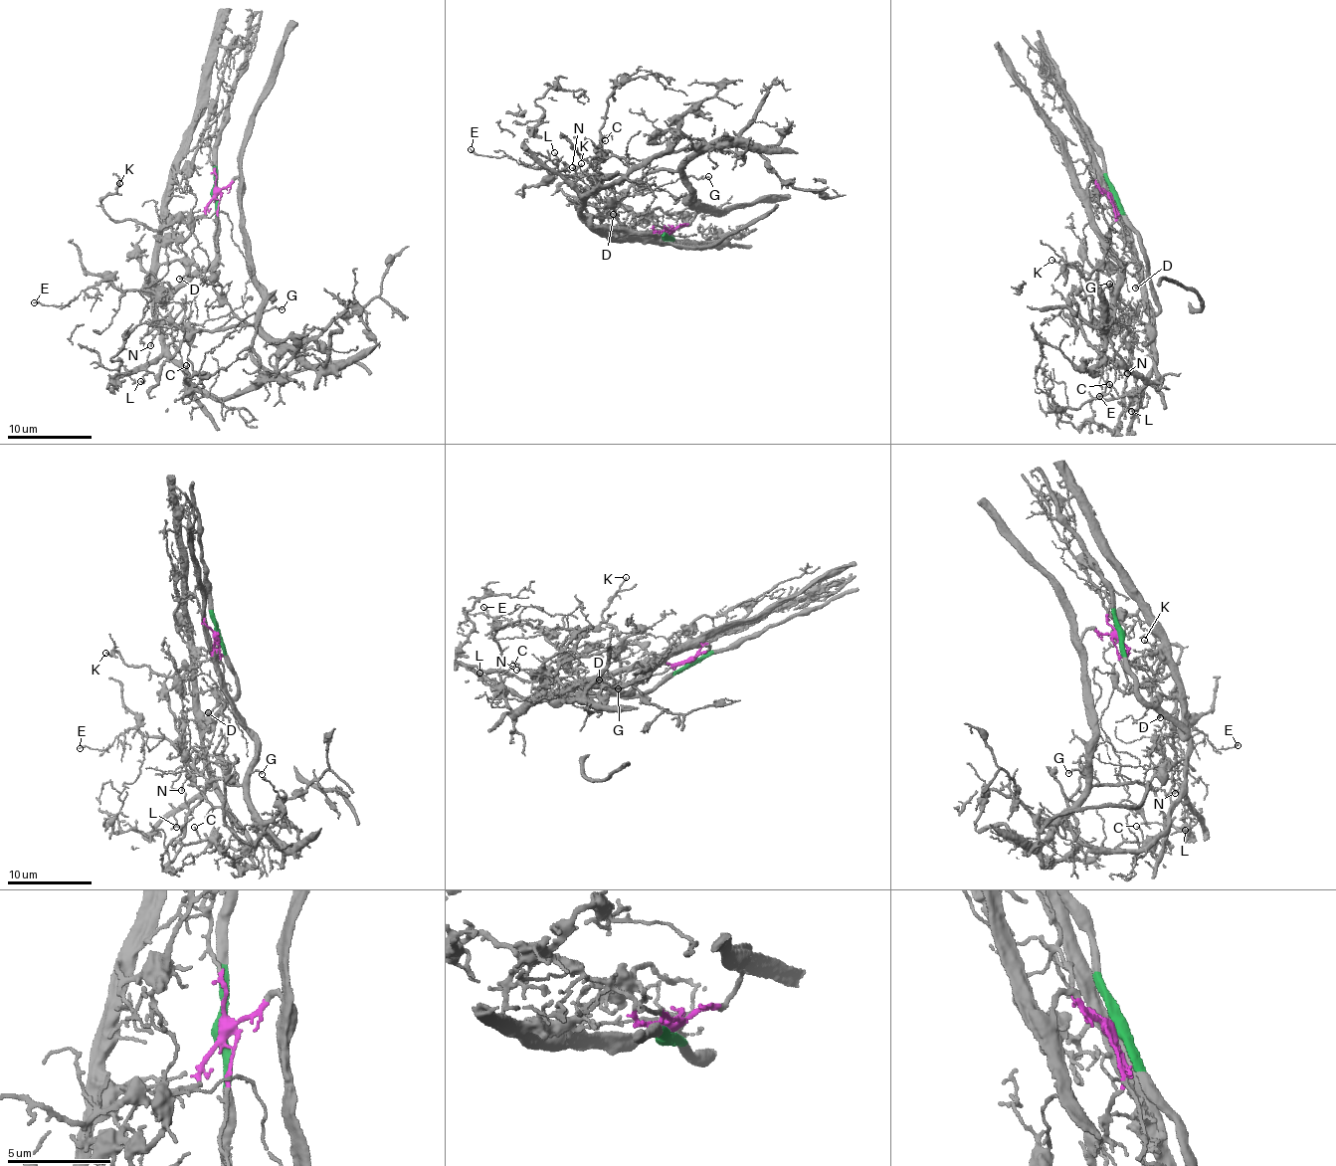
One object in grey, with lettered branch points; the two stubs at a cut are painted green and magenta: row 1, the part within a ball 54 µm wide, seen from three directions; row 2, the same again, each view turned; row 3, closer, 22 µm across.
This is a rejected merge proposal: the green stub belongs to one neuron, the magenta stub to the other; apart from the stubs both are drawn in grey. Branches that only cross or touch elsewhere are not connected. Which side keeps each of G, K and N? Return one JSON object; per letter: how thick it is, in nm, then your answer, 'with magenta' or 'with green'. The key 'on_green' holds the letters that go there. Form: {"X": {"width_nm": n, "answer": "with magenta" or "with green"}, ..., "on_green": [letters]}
{"G": {"width_nm": 110, "answer": "with magenta"}, "K": {"width_nm": 130, "answer": "with magenta"}, "N": {"width_nm": 120, "answer": "with magenta"}, "on_green": []}

